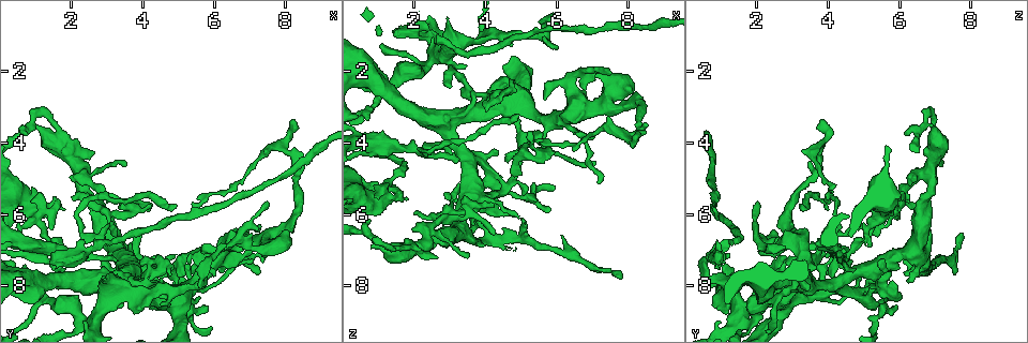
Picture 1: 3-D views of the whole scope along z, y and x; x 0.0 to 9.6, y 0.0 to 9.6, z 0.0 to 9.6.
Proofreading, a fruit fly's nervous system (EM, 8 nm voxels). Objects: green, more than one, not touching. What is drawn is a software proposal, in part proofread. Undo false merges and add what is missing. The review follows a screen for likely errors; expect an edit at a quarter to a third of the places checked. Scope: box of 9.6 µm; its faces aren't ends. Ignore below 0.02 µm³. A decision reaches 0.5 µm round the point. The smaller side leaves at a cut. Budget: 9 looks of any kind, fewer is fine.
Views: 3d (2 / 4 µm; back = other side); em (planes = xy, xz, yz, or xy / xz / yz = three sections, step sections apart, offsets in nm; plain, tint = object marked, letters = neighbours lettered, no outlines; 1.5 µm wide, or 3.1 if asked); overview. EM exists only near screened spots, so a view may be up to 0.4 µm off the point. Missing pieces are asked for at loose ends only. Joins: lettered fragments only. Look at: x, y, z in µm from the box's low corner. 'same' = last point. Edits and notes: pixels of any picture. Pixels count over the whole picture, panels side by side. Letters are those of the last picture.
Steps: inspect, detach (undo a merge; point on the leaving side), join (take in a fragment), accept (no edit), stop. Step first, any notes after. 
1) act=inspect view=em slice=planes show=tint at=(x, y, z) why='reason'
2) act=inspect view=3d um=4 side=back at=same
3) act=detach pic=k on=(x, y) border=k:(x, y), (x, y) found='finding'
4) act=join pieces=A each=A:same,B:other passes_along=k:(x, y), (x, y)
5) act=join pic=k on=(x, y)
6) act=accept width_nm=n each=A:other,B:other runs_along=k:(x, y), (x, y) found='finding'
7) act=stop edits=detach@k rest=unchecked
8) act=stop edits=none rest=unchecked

act=inspect view=3d um=2 at=(3.35, 7.85, 4.25) why='branch point'

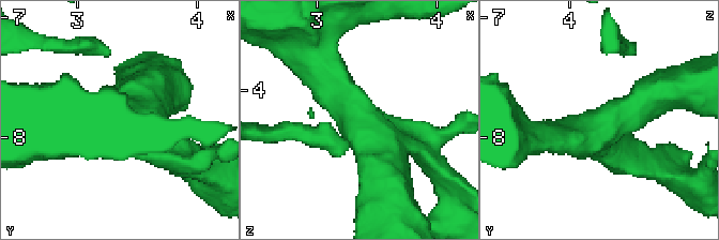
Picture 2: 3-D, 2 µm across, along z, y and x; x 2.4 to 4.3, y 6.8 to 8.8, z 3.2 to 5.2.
act=inspect view=em slice=planes show=tint at=(3.38, 7.90, 4.32) arms=3 arm_widths_nm=220,320,380 why='shape alone is not enough'

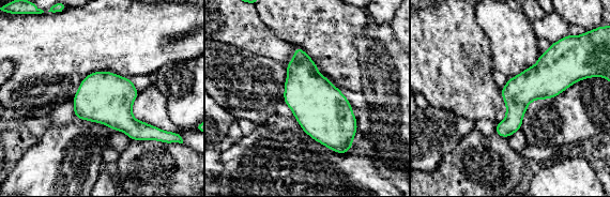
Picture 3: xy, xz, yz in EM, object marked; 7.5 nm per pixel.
act=inspect view=em slice=planes show=letters at=same

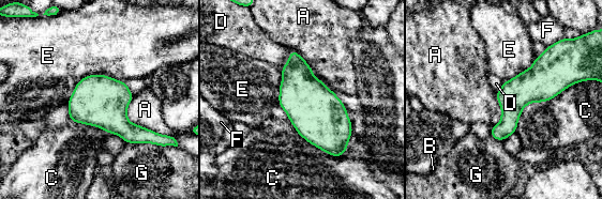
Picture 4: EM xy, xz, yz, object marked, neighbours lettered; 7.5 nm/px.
act=accept each=A:other,B:other,C:other,D:other,E:other,F:other,G:other found='continuous, no second neuron'

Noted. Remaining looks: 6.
act=inspect view=em slice=xz step=4 show=letters at=(1.80, 7.30, 4.55) why='branch stops here'

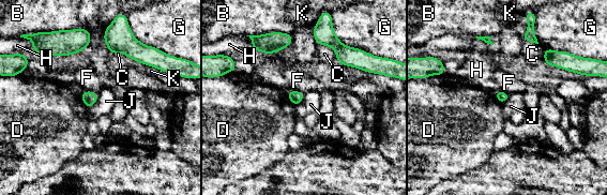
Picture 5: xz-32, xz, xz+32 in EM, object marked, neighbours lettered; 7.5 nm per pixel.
act=inspect view=em slice=planes show=letters at=same

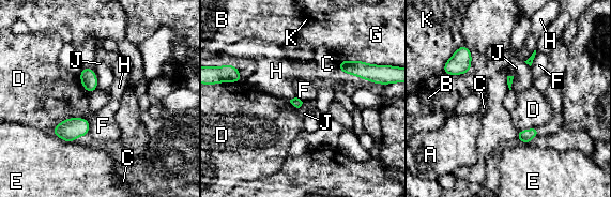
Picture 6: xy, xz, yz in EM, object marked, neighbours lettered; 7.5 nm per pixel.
act=accept each=A:other,B:other,C:other,D:other,E:other,F:other,G:other,H:other,J:other,K:other border=6:(88, 120), (89, 133) found='no lettered fragment goes on from it'

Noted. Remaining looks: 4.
act=inspect view=em slice=xy step=4 show=letters at=(1.20, 8.20, 2.50)

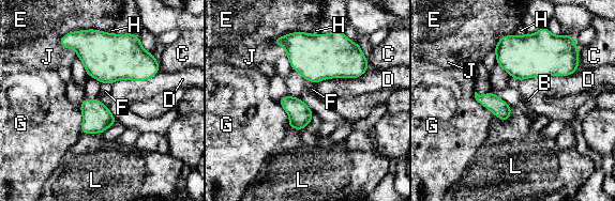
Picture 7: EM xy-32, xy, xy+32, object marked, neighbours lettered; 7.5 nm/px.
act=accept each=B:other,C:other,D:other,E:other,F:other,G:other,H:other,J:other,L:other found='one neuron here'

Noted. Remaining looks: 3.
act=inspect view=3d um=2 at=(5.15, 8.55, 5.55) why='abrupt turn'

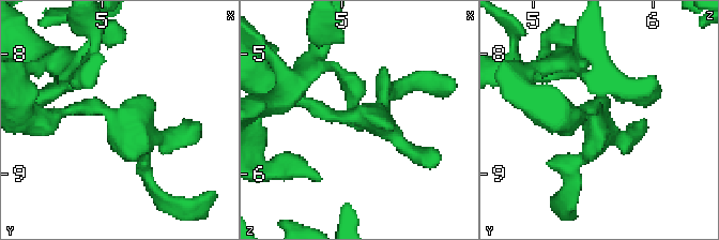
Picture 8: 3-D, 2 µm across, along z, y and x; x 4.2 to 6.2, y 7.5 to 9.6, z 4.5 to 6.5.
act=inspect view=em slice=xz step=8 show=letters at=(5.16, 8.62, 5.56) why='need the tissue'

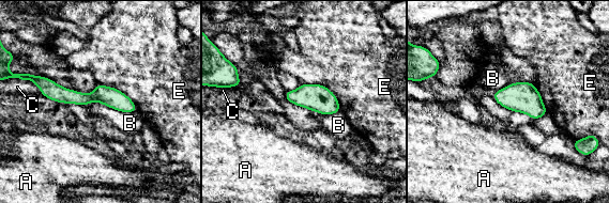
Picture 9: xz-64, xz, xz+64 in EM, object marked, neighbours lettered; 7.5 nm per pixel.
act=inspect view=em slice=planes show=letters at=same why='cut it another way'

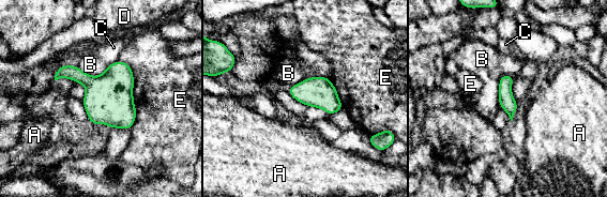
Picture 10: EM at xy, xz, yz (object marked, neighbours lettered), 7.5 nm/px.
act=accept each=A:other,B:other,C:other,D:other,E:other border=10:(511, 74), (499, 80), (498, 104) found='all the same neuron'

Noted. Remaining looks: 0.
act=stop edits=none rest=unchecked

